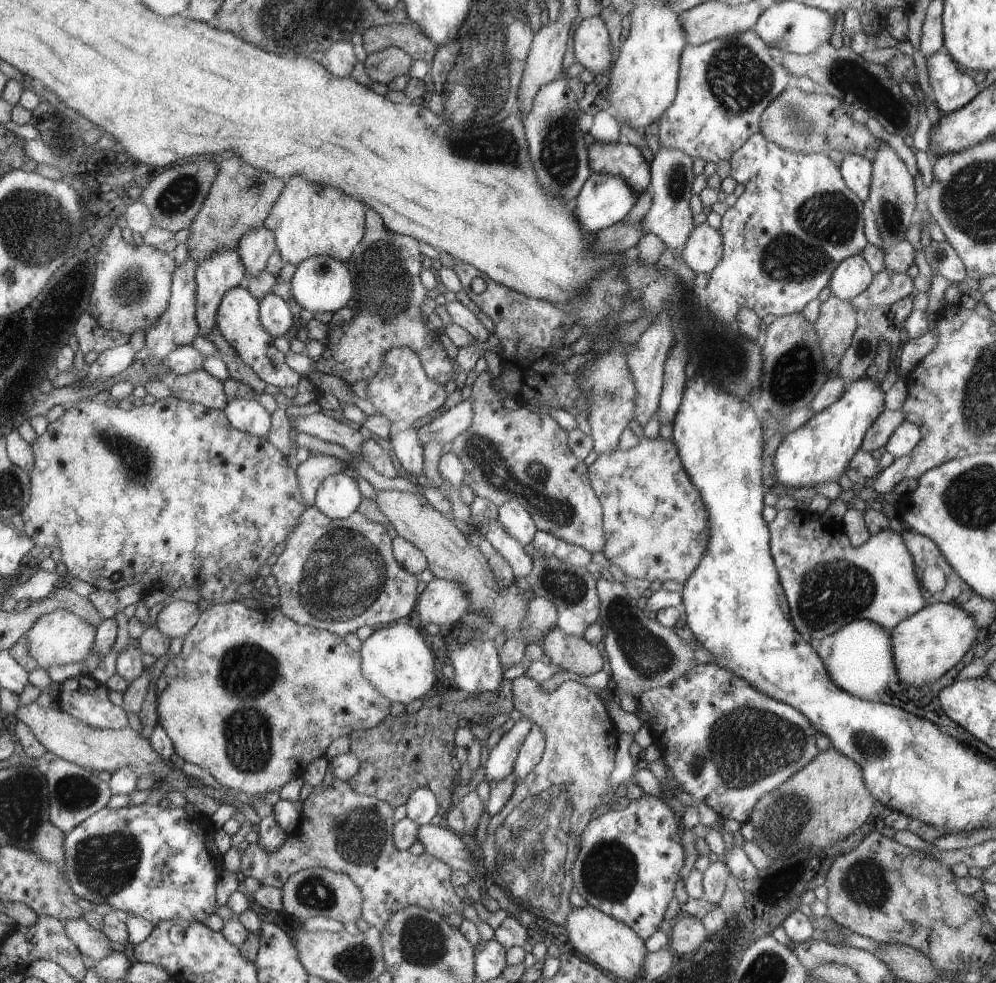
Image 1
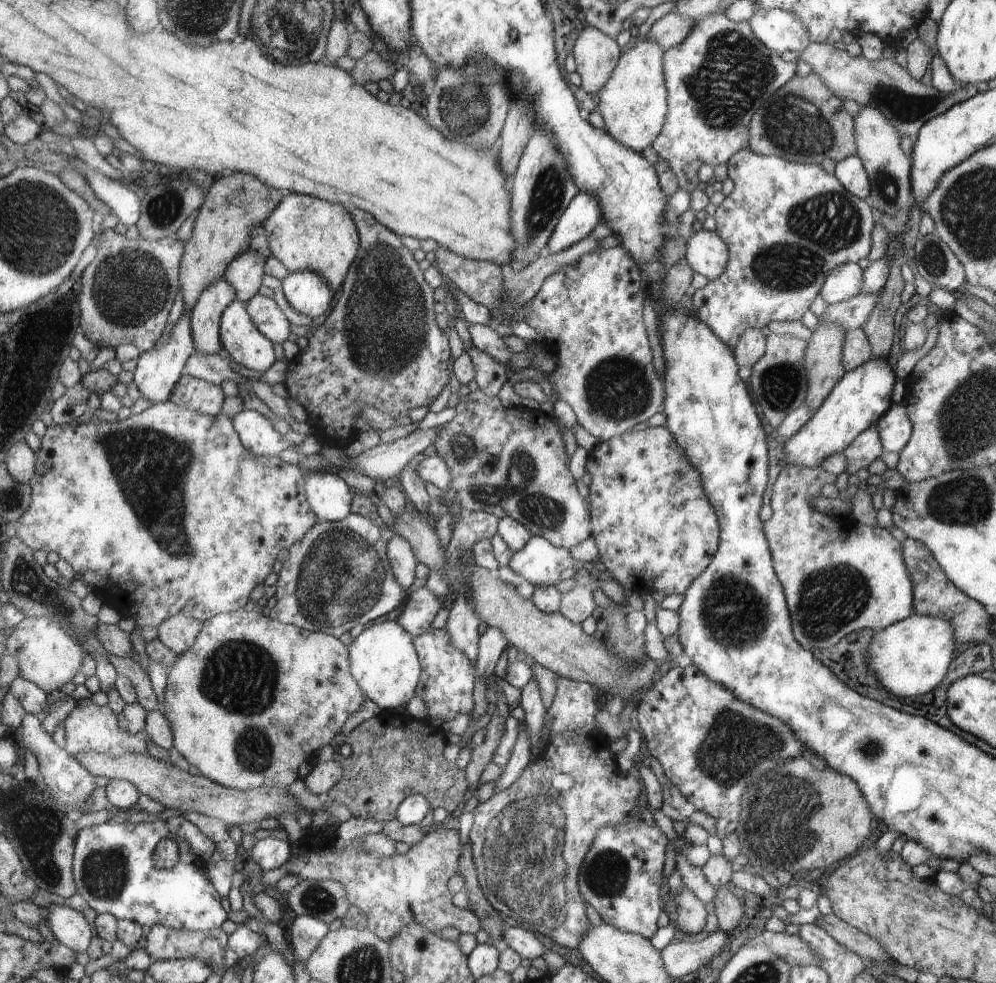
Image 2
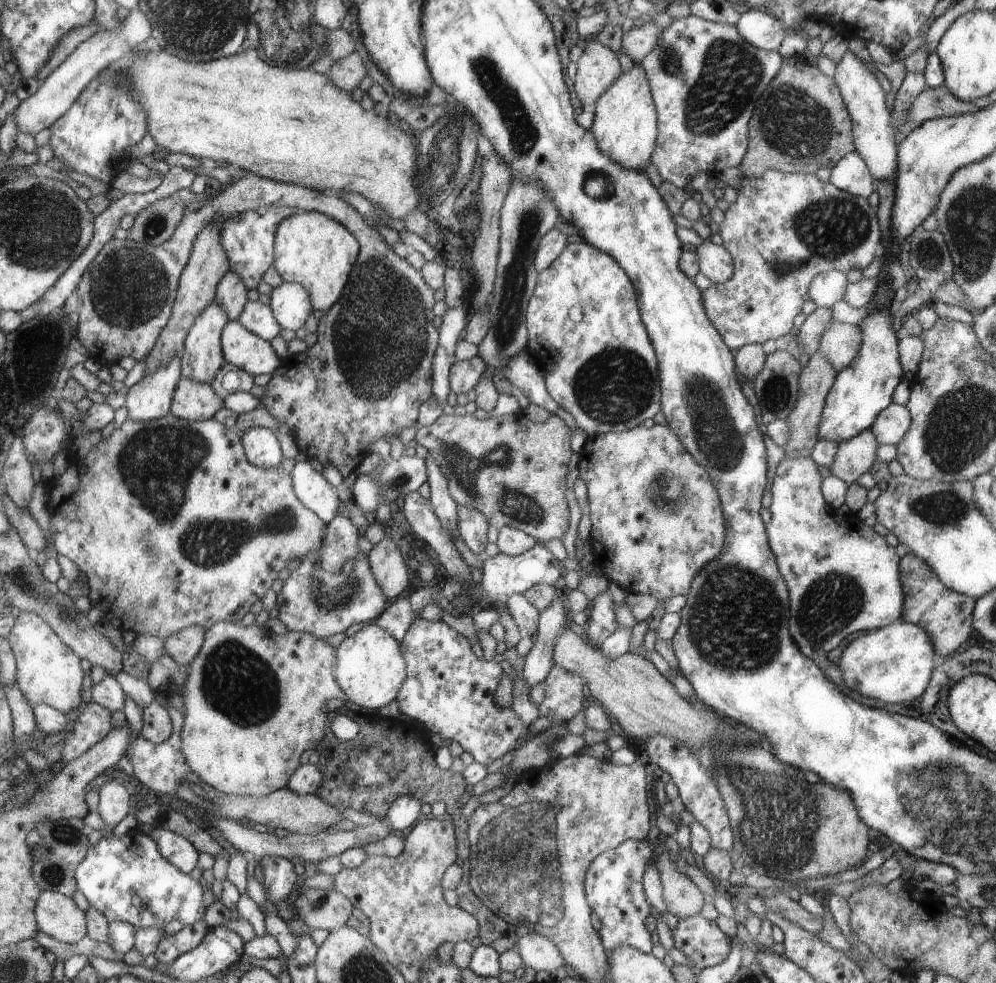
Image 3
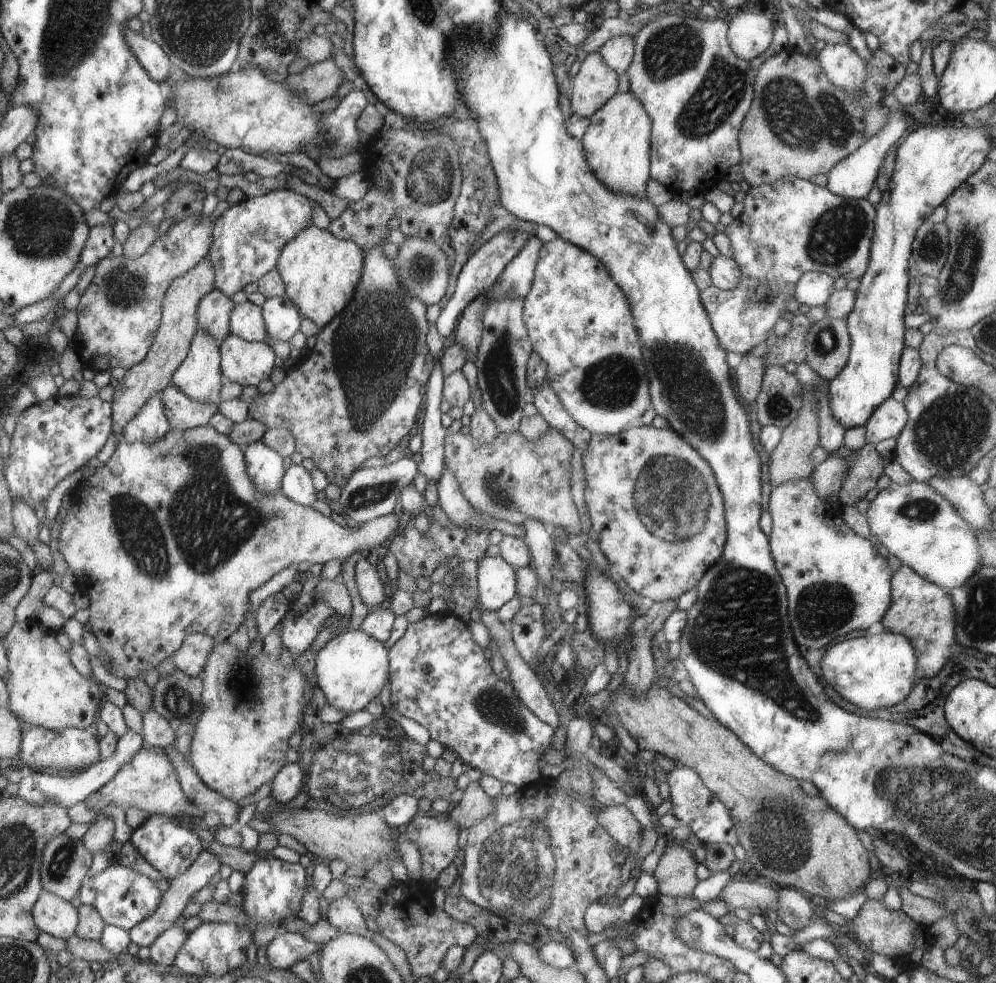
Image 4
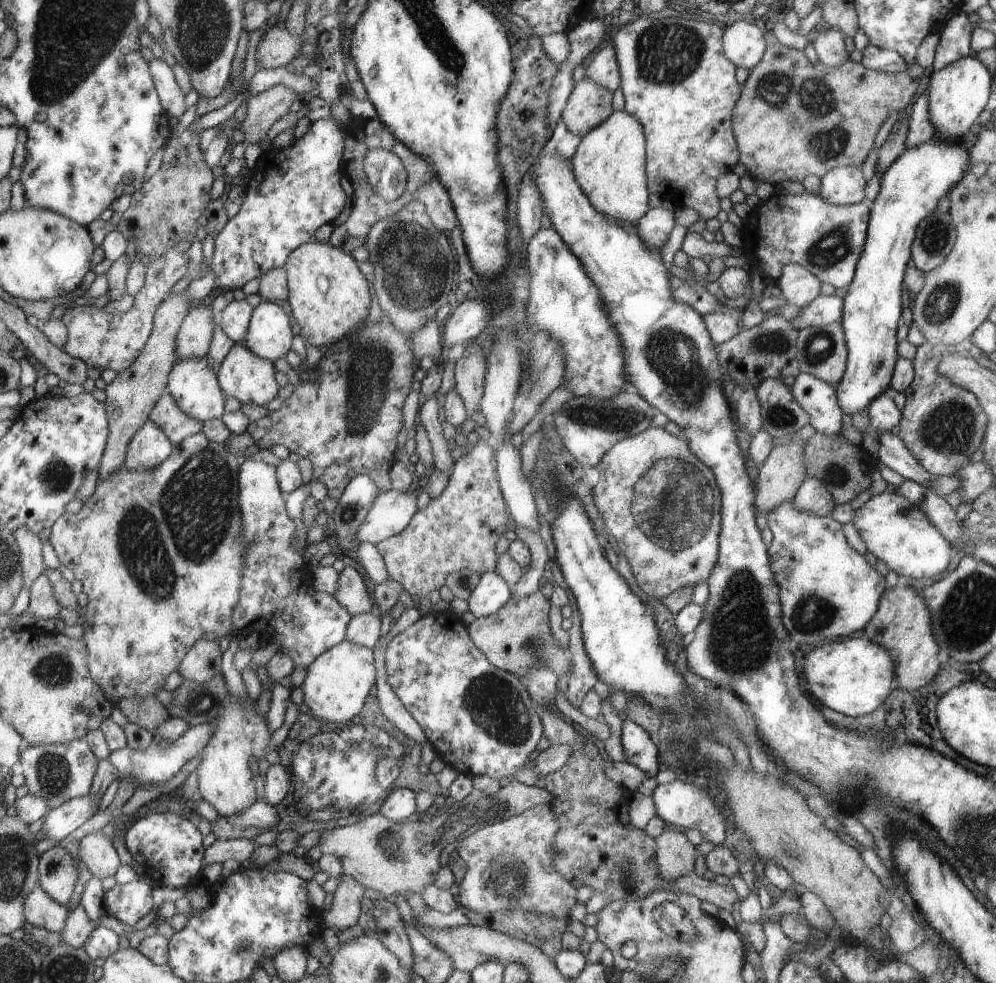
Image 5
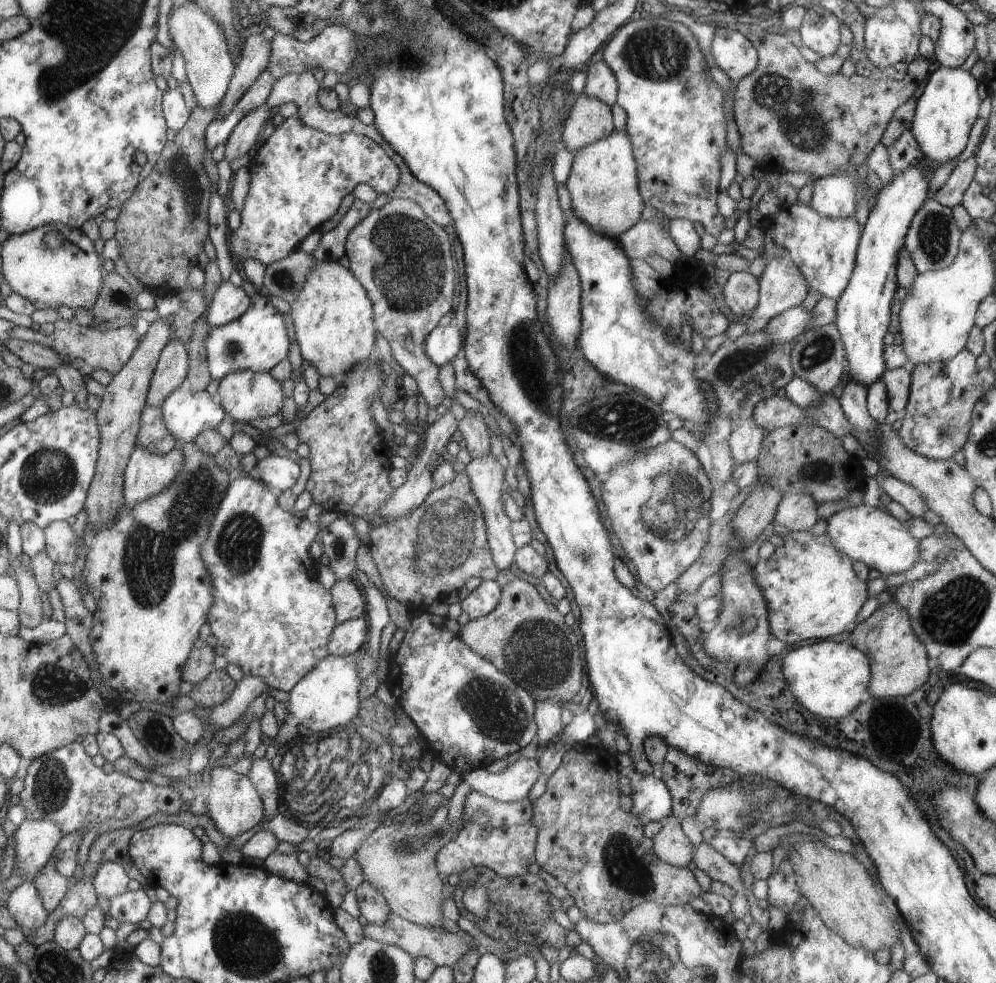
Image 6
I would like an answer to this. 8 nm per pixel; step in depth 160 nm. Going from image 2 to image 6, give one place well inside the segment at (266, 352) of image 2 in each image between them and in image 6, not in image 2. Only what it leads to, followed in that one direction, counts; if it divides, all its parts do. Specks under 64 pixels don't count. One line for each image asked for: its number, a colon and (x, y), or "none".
3: (243, 349)
4: (248, 363)
5: (248, 378)
6: (245, 395)

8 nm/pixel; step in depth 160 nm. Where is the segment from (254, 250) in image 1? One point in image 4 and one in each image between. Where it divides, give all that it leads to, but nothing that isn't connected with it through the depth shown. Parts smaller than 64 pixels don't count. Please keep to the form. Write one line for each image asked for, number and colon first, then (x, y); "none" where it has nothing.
2: (245, 273)
3: (232, 295)
4: (215, 308)

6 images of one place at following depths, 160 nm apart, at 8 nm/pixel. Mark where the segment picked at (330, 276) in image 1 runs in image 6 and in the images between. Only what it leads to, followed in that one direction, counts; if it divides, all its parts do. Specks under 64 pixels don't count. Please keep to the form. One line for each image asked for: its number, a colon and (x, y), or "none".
2: (308, 293)
3: (291, 303)
4: (282, 317)
5: (270, 336)
6: (256, 341)

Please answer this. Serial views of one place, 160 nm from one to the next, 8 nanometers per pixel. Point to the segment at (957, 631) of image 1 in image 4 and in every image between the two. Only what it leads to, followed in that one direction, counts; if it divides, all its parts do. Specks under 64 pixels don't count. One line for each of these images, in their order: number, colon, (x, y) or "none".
2: (910, 657)
3: (894, 663)
4: (875, 671)

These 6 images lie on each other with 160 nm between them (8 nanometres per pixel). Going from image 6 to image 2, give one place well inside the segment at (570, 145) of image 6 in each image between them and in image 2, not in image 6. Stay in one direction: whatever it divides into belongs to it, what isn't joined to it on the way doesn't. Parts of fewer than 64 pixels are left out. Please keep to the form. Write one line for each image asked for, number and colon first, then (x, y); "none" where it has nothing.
2: (596, 54)
3: (598, 68)
4: (596, 83)
5: (589, 105)

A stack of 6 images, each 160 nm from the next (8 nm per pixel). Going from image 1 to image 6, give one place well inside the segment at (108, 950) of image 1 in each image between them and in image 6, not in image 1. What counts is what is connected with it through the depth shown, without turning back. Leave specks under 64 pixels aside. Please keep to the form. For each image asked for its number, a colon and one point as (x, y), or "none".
2: (70, 928)
3: (57, 915)
4: (54, 915)
5: (40, 910)
6: (25, 905)

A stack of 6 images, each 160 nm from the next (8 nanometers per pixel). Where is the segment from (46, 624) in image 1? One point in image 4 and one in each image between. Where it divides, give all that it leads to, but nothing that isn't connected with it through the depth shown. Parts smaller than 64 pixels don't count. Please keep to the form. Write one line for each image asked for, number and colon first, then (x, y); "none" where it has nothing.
2: (47, 654)
3: (48, 673)
4: (45, 690)

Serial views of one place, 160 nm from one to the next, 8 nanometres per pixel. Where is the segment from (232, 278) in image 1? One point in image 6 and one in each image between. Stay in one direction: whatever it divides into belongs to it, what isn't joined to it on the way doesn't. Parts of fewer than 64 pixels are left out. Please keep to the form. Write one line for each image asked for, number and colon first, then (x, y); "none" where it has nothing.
2: (206, 316)
3: (202, 357)
4: (200, 376)
5: (194, 386)
6: (187, 413)

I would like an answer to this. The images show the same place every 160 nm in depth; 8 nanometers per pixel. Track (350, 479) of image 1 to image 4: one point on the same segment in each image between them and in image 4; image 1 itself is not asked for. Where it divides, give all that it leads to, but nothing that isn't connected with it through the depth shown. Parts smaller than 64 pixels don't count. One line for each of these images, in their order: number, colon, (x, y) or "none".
2: (329, 495)
3: (311, 488)
4: (297, 486)

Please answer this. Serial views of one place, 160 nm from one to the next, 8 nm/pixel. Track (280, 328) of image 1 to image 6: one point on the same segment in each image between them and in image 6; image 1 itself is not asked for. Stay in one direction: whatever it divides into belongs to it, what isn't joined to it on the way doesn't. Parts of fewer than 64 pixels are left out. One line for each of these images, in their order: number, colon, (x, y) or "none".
2: (264, 311)
3: (259, 318)
4: (246, 321)
5: (234, 320)
6: (229, 301)

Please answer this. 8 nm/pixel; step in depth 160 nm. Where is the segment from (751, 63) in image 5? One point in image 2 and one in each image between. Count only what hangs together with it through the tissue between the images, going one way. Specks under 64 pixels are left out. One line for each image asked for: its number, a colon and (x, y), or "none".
2: (780, 31)
3: (760, 28)
4: (750, 34)

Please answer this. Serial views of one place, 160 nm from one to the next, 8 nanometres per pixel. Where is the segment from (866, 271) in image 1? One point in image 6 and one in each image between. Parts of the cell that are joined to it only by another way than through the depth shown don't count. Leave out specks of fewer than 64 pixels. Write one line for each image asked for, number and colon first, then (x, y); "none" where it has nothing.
2: (844, 282)
3: (825, 289)
4: (813, 289)
5: (798, 285)
6: (782, 286)

